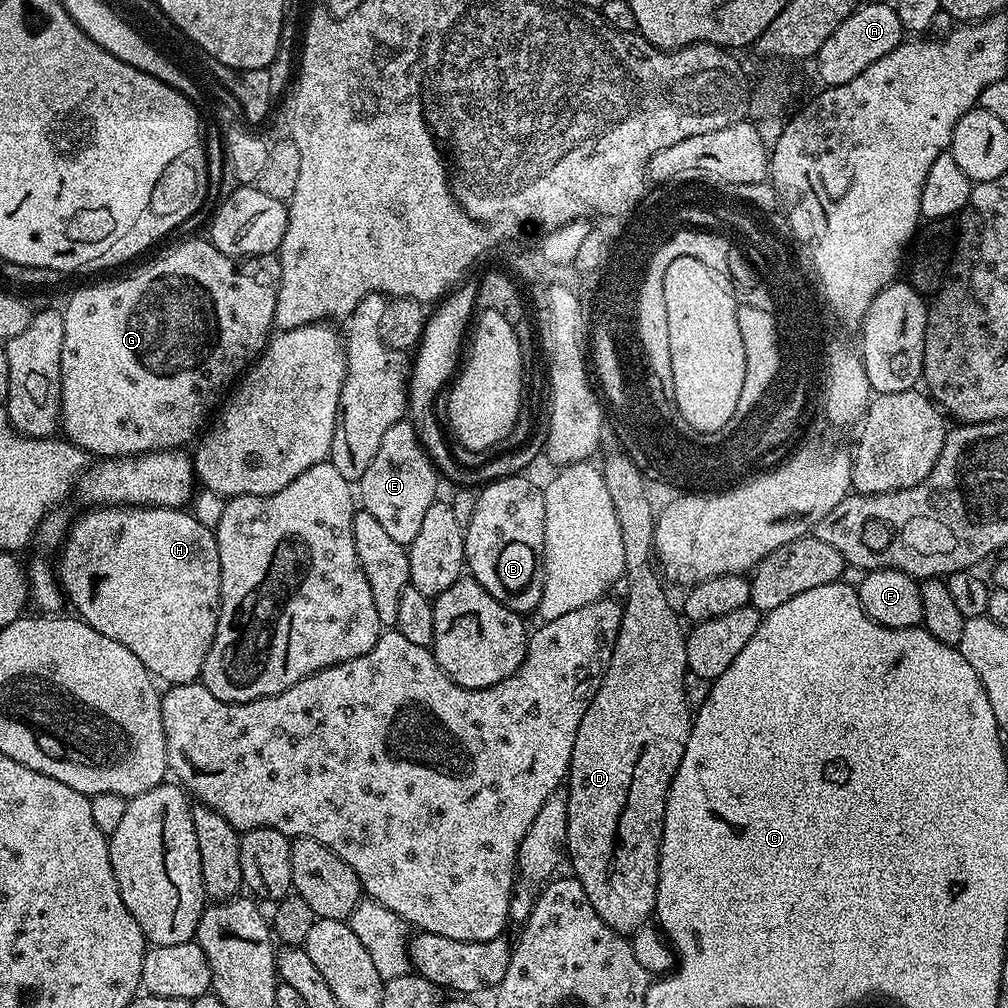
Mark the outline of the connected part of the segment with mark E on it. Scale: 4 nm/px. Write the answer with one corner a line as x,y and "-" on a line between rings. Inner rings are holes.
405,418
386,430
378,454
374,454
374,462
366,466
366,474
362,474
358,481
358,500
363,511
374,514
374,519
386,529
390,538
394,538
394,542
407,546
418,535
426,510
437,503
436,480
436,466
428,457
420,434
411,419

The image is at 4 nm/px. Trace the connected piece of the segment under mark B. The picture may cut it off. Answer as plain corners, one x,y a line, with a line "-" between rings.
524,474
494,480
479,489
474,514
464,529
464,563
473,580
479,582
502,606
521,614
535,613
544,589
544,494

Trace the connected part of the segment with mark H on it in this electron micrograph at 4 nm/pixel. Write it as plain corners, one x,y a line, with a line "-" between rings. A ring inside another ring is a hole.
96,506
88,510
85,516
78,517
73,524
70,524
64,538
64,545
60,548
58,583
67,603
68,600
72,603
71,611
94,630
98,630
98,634
106,634
106,638
114,638
114,642
122,642
122,646
126,646
126,650
130,650
134,658
138,658
138,662
142,662
142,666
146,666
146,670
151,672
157,681
165,680
165,685
168,686
199,681
204,671
206,654
214,642
216,623
220,613
220,559
218,558
215,531
202,526
202,522
191,511
179,508

